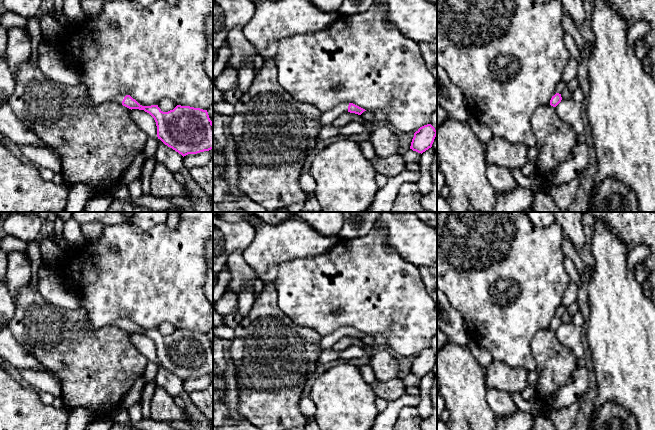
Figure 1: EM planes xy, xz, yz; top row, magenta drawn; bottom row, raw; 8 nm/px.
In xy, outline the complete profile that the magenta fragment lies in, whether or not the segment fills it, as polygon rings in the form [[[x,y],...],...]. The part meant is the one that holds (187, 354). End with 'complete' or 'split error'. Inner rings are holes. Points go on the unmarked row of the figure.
[[[118,318],[112,325],[131,334],[139,333],[149,337],[156,346],[158,363],[183,381],[188,378],[197,378],[213,373],[213,347],[207,334],[177,329],[173,334],[163,336],[158,329],[142,330],[130,319],[126,318]]]; split error

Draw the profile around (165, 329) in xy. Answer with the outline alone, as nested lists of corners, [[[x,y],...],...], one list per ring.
[[[168,322],[161,323],[157,329],[163,336],[173,334],[177,330],[174,325]]]

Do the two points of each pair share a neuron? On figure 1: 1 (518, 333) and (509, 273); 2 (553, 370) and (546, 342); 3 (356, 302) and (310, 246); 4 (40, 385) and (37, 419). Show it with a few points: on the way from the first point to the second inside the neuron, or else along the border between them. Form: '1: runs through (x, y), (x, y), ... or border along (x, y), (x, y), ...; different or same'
1: runs through (518, 317), (518, 300), (523, 294), (521, 286); same
2: runs through (553, 363), (552, 357), (546, 349); same
3: border along (337, 241), (323, 253), (294, 259); different
4: border along (32, 387), (39, 392); different

